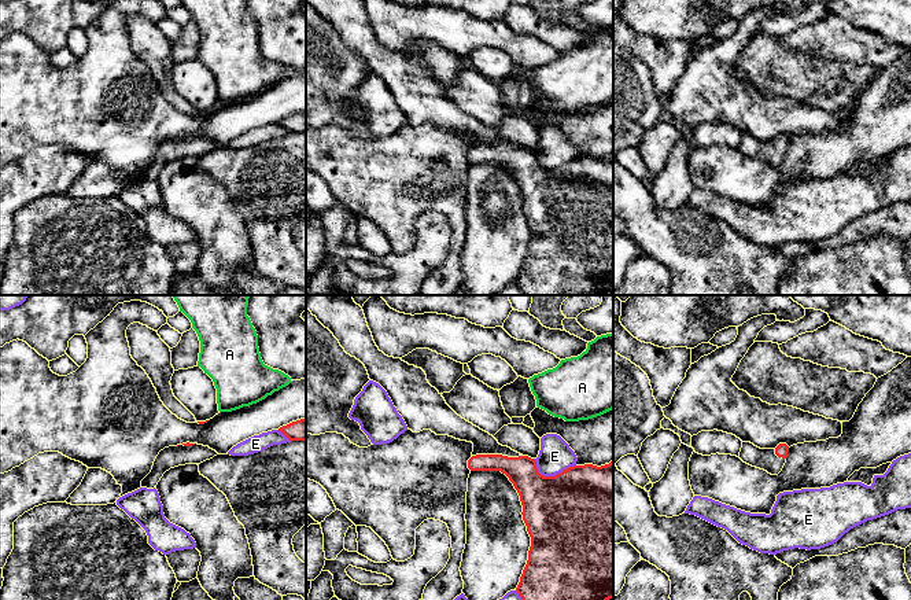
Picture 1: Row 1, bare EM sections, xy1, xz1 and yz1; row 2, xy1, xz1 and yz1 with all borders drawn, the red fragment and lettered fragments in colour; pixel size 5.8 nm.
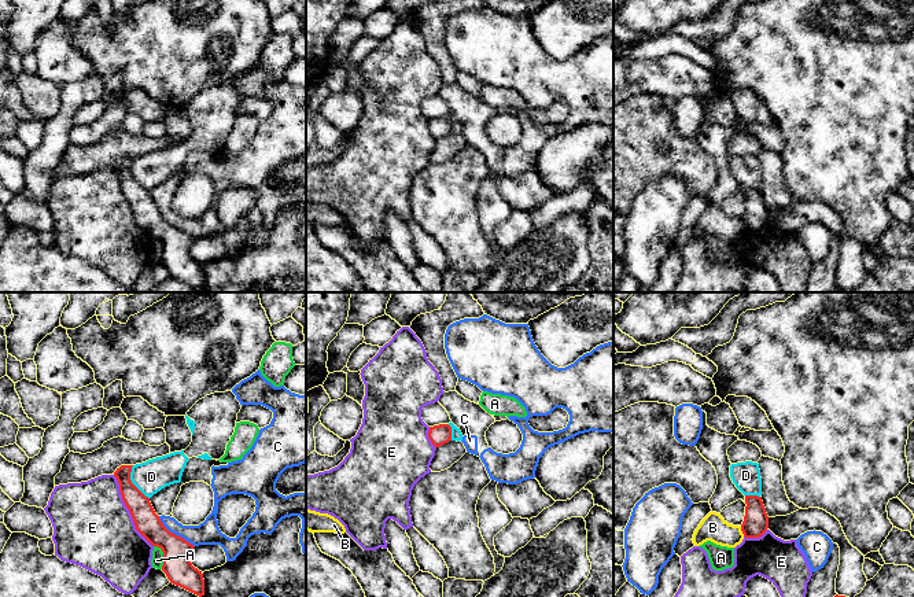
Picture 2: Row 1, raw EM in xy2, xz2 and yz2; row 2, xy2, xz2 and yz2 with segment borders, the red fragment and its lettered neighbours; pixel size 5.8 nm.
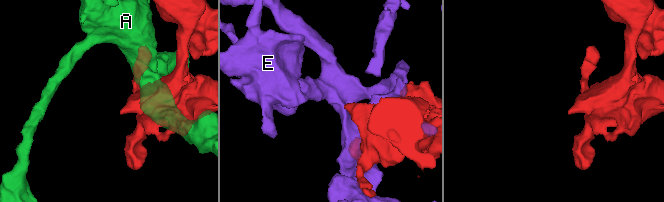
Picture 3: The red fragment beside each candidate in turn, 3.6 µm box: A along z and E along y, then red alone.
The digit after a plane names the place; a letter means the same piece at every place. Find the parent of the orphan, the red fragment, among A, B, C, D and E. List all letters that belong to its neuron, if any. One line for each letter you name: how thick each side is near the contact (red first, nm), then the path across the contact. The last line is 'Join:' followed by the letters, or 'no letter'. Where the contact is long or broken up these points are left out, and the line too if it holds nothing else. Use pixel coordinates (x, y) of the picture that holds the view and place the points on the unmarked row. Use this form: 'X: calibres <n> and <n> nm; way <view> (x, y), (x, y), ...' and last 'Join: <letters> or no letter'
Join: no letter

